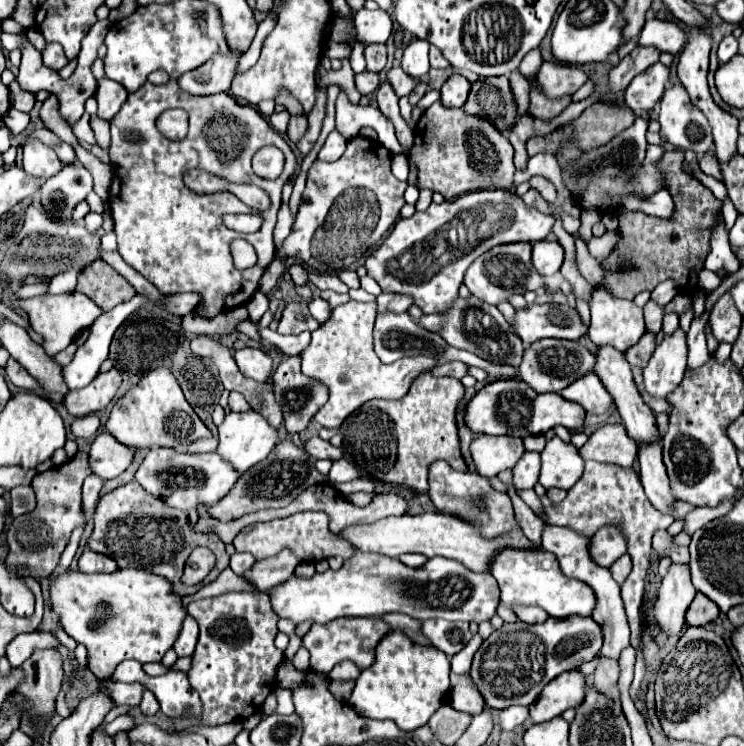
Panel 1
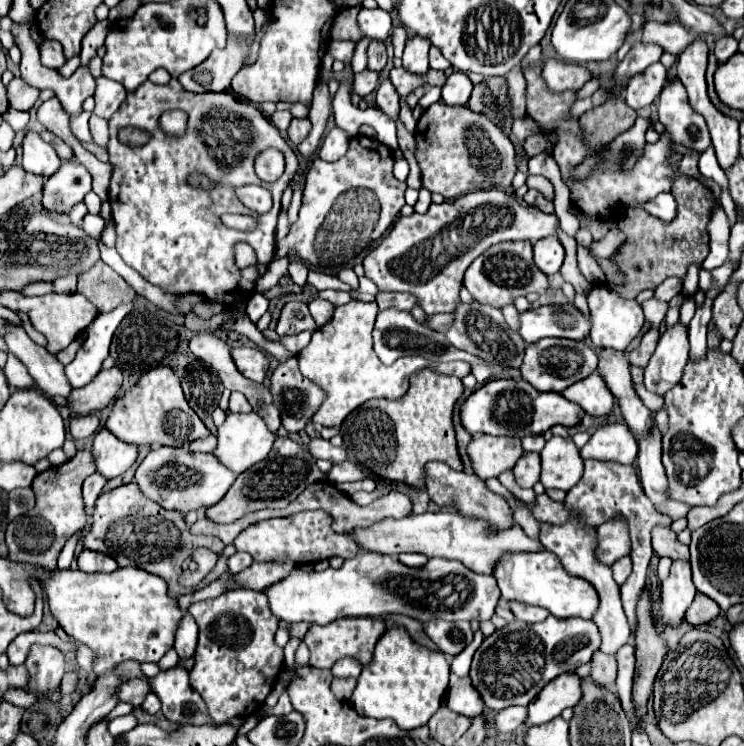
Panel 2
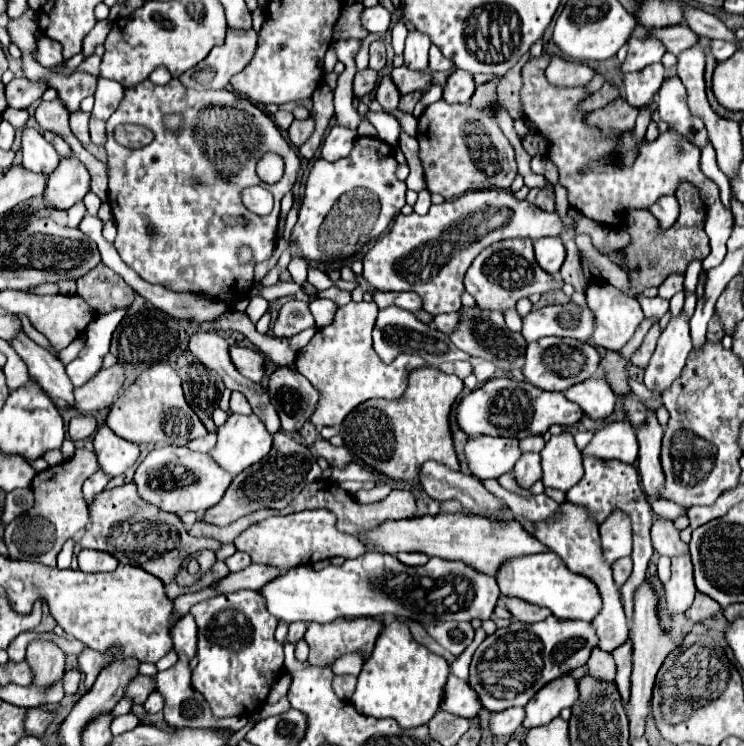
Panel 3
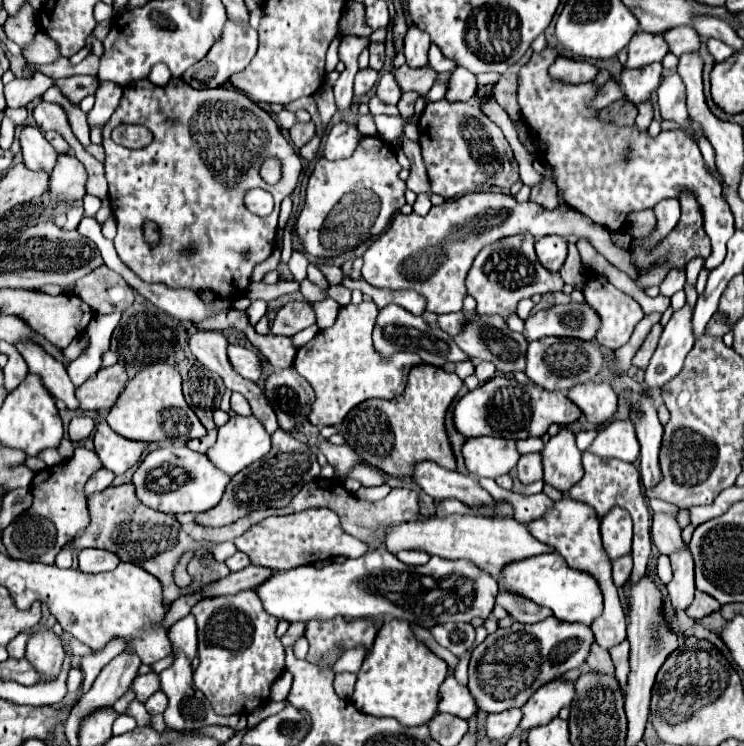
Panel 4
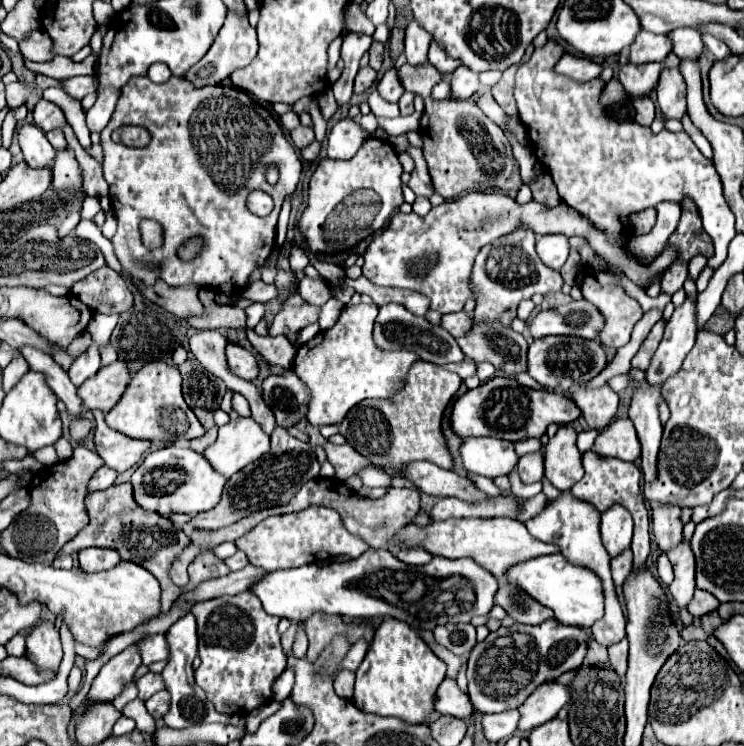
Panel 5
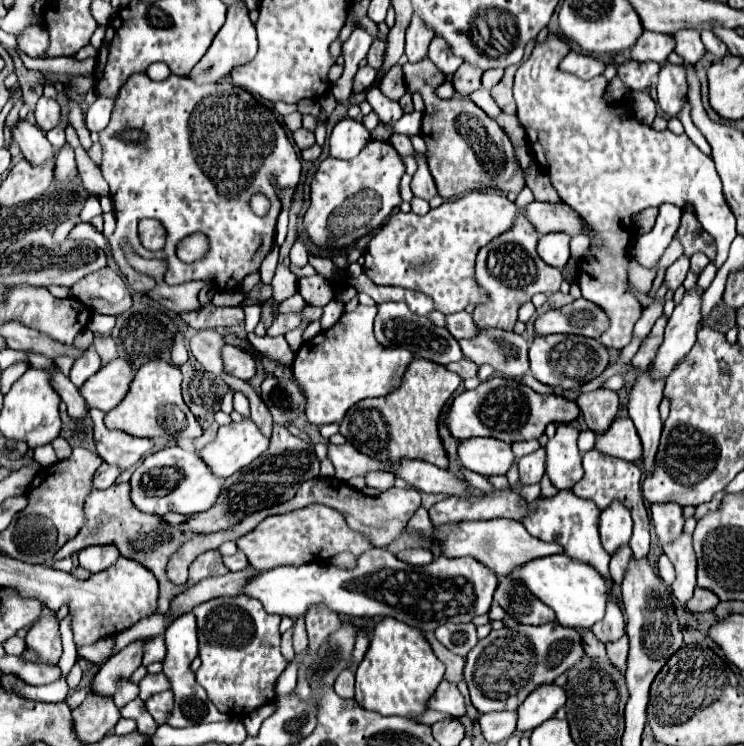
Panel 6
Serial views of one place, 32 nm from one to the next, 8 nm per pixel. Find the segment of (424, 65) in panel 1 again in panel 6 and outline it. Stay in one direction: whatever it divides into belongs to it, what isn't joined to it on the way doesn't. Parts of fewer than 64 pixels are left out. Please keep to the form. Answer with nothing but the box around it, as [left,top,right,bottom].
[406,16,434,62]

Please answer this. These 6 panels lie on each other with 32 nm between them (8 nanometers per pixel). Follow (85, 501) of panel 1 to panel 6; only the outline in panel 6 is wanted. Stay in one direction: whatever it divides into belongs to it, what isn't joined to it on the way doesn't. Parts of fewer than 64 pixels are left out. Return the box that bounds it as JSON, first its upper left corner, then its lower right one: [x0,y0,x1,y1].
[92,464,120,490]

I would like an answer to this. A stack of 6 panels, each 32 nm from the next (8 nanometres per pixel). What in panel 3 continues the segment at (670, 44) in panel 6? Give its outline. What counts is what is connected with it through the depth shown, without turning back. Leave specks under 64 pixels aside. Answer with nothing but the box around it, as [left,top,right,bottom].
[620,38,666,74]

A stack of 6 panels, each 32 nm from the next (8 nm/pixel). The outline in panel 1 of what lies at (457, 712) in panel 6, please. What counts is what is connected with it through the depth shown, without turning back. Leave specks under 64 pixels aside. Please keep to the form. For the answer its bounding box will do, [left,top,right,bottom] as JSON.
[448,674,484,714]

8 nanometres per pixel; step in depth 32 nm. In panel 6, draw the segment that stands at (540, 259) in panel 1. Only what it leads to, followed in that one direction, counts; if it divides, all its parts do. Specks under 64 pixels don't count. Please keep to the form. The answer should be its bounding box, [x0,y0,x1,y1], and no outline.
[538,232,570,268]

